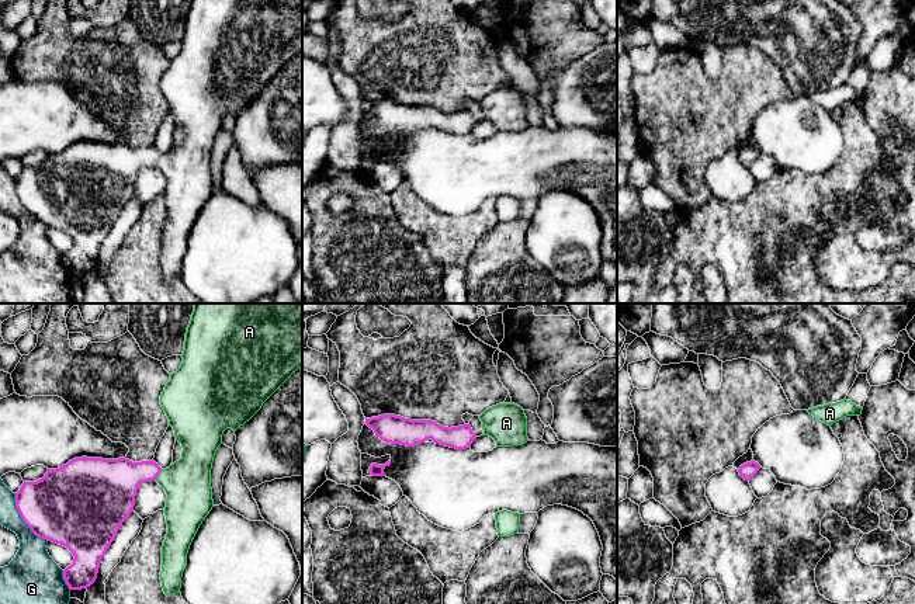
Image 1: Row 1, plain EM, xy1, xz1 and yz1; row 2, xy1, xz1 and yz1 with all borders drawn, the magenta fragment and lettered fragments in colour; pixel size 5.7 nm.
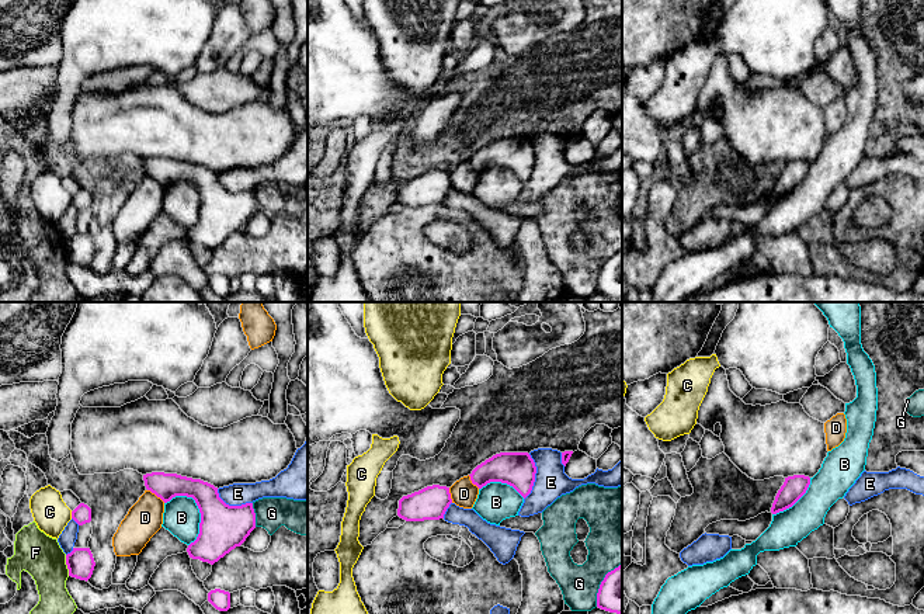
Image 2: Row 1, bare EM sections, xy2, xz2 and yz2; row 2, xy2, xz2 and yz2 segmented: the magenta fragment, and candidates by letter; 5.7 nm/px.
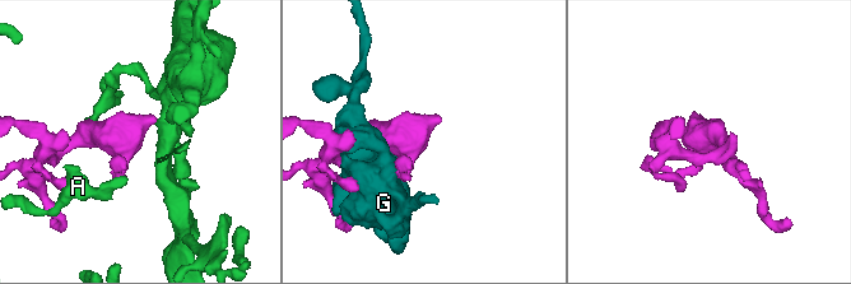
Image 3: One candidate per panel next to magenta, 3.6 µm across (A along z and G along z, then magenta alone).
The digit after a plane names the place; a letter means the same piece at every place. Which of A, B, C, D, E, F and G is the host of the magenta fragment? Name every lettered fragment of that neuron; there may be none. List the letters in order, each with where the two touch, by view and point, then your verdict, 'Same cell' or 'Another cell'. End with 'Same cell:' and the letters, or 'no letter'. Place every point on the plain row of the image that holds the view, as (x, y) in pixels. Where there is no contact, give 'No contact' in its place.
A: Touches magenta at xy1 (158, 160). Same cell
B: Touches magenta at xy2 (201, 200). Another cell
C: Touches magenta at xy2 (72, 200). Another cell
D: Touches magenta at xy2 (156, 180). Another cell
E: Touches magenta at xz2 (534, 162). Another cell
F: Touches magenta at xy2 (66, 249). Another cell
G: Touches magenta at xy1 (21, 202). Another cell
Same cell: A

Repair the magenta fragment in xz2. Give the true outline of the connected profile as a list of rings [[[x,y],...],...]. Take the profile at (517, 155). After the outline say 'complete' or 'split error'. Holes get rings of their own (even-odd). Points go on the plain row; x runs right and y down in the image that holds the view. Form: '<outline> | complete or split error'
[[[500,138],[477,150],[470,162],[479,174],[490,167],[513,171],[524,184],[531,178],[536,152],[528,138]]] | complete

